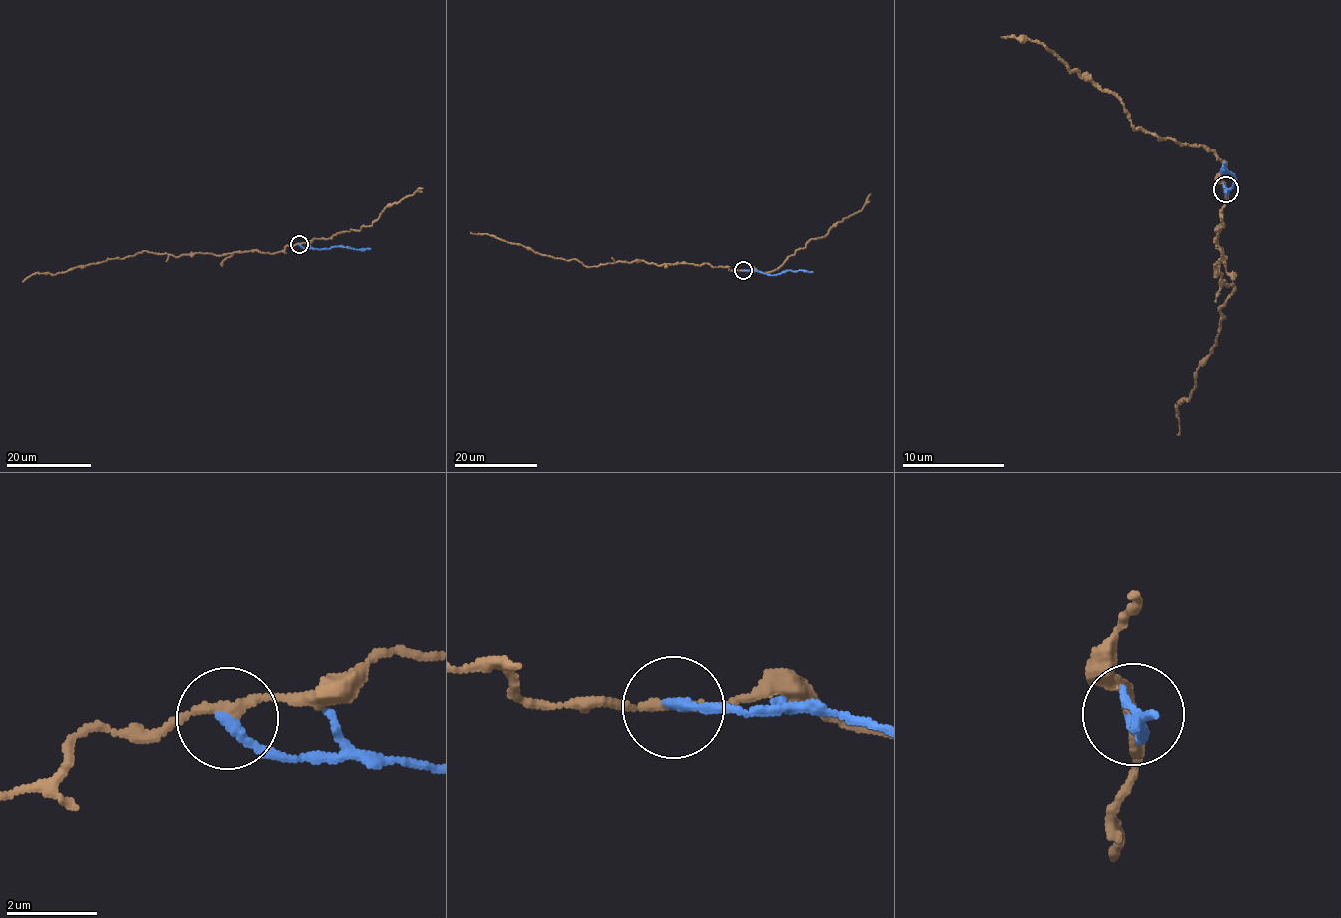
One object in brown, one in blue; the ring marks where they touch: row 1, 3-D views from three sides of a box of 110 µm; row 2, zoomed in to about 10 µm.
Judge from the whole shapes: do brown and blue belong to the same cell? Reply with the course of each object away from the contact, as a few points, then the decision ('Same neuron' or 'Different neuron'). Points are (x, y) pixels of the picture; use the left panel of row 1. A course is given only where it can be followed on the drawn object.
Course of brown: (300, 244), (273, 253), (251, 250), (175, 256), (138, 252), (55, 274), (34, 273), (22, 281). Course of blue: (300, 244), (306, 248), (371, 248). Different neuron

